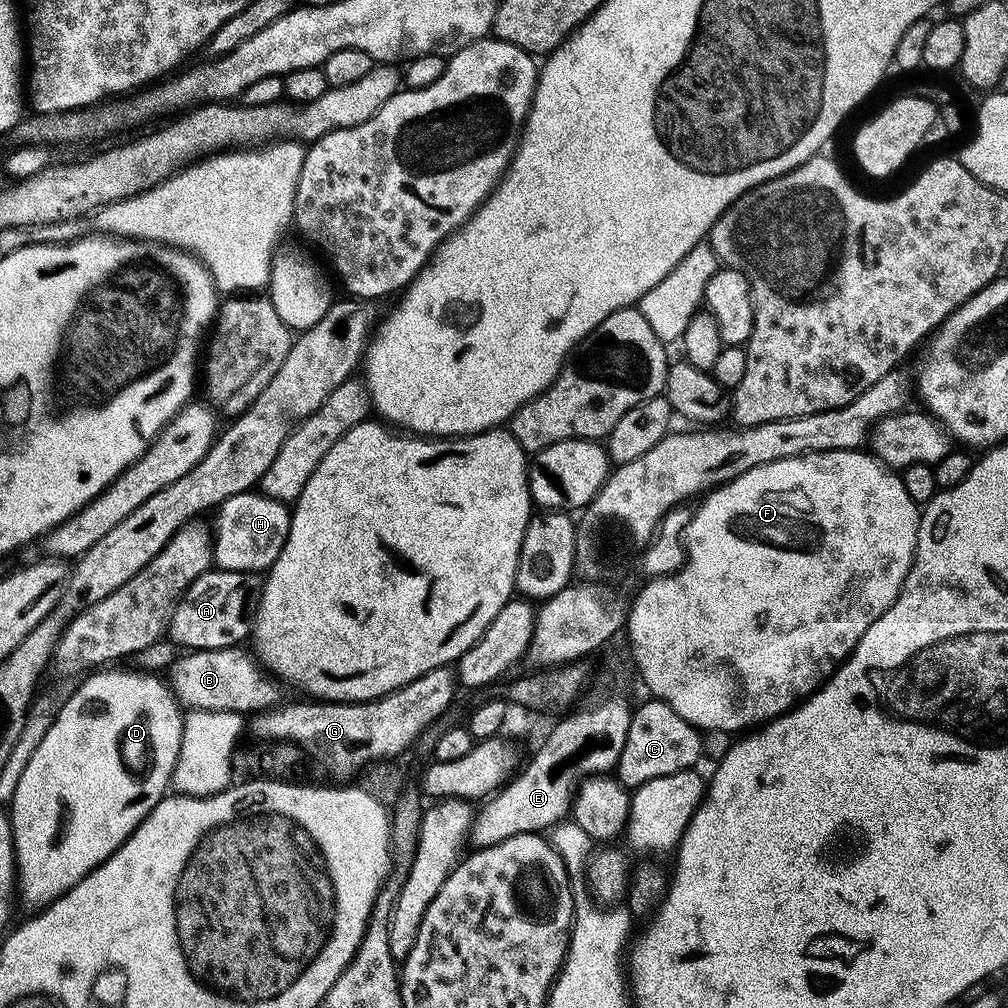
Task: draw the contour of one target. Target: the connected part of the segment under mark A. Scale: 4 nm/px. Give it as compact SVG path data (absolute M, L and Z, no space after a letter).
M204 572L176 601L176 606L168 617L166 636L174 643L181 644L181 649L184 650L234 648L243 645L252 630L250 605L261 587L261 581L247 572Z

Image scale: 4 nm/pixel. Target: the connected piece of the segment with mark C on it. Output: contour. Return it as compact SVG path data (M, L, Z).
M648 698L645 704L635 707L632 713L620 761L614 769L615 775L625 788L635 790L659 776L696 766L700 760L700 751L704 748L700 736L701 729L686 722L686 718L678 715L665 700Z

